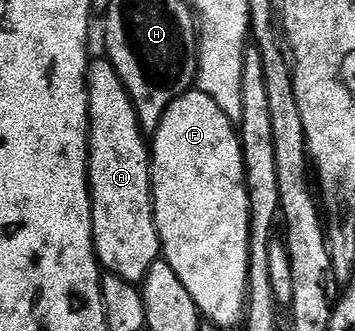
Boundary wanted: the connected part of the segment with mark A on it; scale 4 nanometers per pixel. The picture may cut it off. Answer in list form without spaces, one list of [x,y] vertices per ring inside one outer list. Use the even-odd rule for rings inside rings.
[[[95,58],[86,70],[90,102],[88,178],[94,230],[94,251],[103,272],[141,285],[148,269],[159,262],[162,242],[154,220],[154,189],[150,177],[152,151],[138,124],[132,97],[109,58]]]

